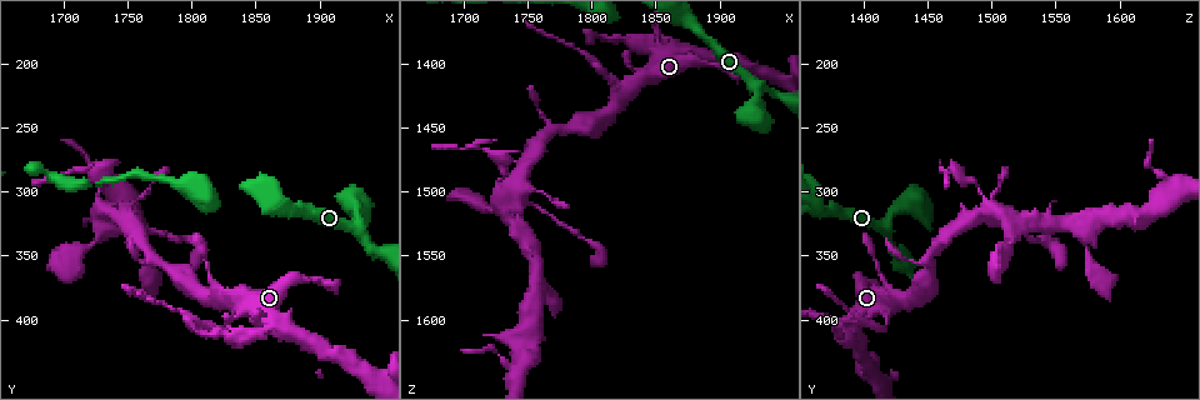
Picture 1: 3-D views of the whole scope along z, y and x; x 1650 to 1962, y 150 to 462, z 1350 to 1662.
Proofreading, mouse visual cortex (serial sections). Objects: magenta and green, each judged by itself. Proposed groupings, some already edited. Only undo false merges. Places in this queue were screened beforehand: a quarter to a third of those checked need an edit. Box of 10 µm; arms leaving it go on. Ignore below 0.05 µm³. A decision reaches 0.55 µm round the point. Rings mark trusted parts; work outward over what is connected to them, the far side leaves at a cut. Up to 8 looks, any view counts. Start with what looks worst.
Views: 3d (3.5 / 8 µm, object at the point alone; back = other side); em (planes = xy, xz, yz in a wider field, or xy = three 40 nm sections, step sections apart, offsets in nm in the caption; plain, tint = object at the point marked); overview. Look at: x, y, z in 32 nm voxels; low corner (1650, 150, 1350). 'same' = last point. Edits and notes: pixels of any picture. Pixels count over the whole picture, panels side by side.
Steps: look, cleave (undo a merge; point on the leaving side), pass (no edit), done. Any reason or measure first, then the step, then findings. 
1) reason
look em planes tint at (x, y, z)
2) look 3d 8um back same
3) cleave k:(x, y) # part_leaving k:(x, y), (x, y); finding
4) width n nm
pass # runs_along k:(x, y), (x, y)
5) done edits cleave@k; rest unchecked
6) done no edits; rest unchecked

side arm on a straight run
look 3d 3.5um back at (1828, 382, 1424)

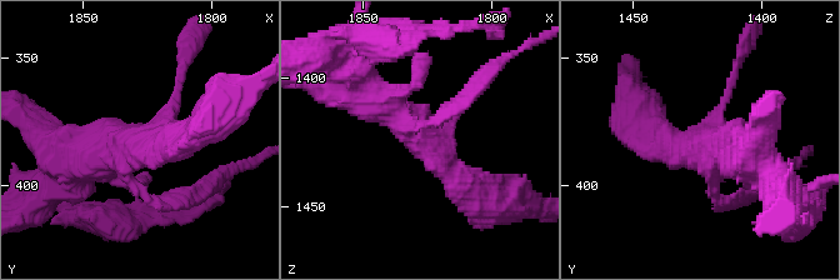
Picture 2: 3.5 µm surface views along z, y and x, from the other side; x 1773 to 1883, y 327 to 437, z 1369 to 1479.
look em xy step 3 tint at (1827, 384, 1423)

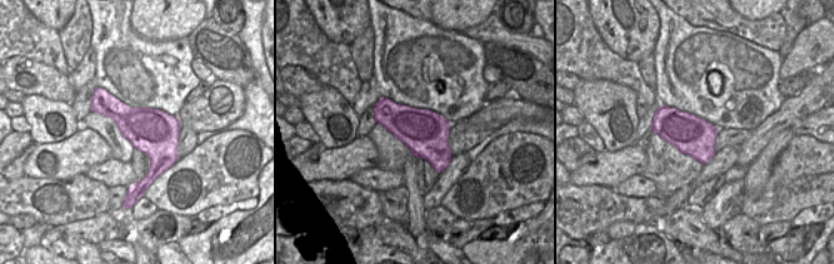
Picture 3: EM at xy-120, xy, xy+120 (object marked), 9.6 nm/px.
pass # runs_along 2:(355, 93), (398, 118), (485, 195); one cell here

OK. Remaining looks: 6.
a narrow waist
look 3d 8um at (1732, 298, 1490)

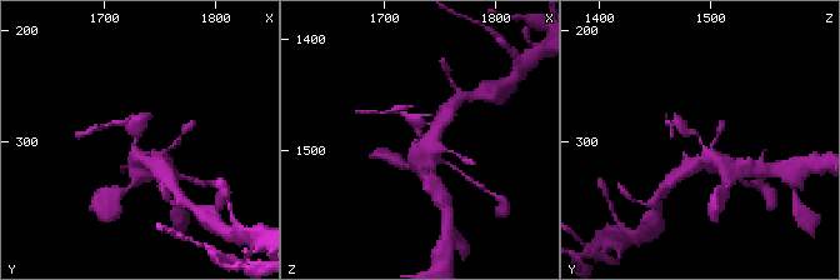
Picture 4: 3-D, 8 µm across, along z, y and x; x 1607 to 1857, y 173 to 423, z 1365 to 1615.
need the tissue
look em planes tint same

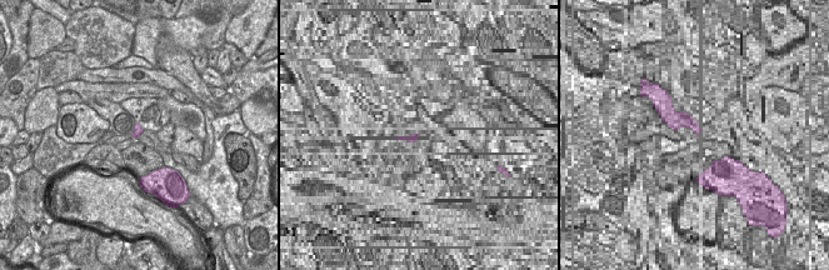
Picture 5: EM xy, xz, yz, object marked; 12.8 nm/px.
arm_widths 250, 450 nm
cleave 4:(418, 128) # part_leaving 4:(414, 141), (418, 125), (395, 111); two cells meet here

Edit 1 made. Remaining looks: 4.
redraw
look overview

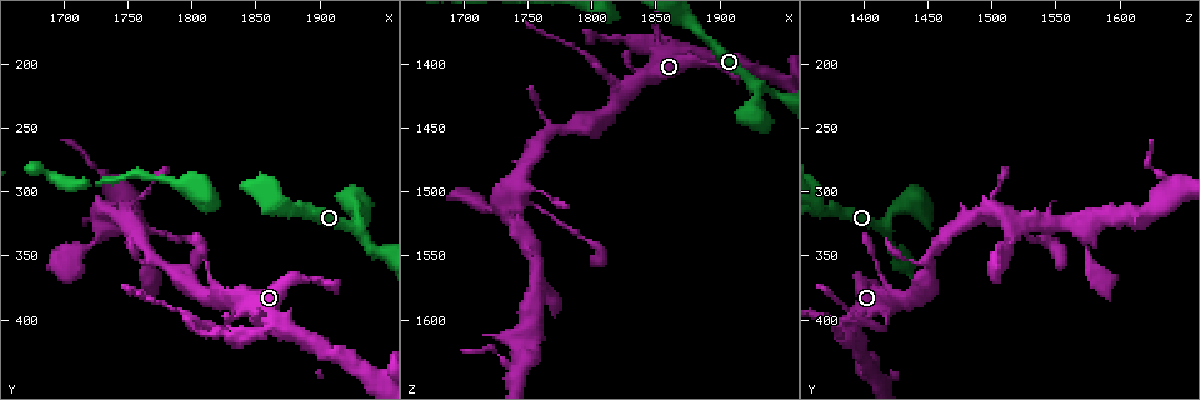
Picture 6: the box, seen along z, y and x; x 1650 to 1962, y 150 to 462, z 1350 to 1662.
sharp bend
look 3d 3.5um at (1858, 406, 1382)

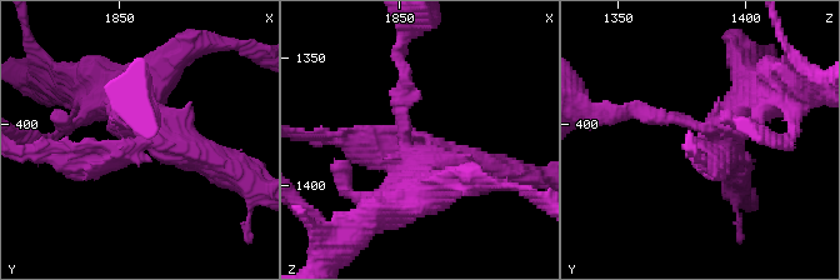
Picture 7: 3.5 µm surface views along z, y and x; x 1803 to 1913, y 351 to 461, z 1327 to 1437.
arms 3; arm_widths 300, 400, 500 nm
look em xy step 2 tint at (1860, 406, 1381)

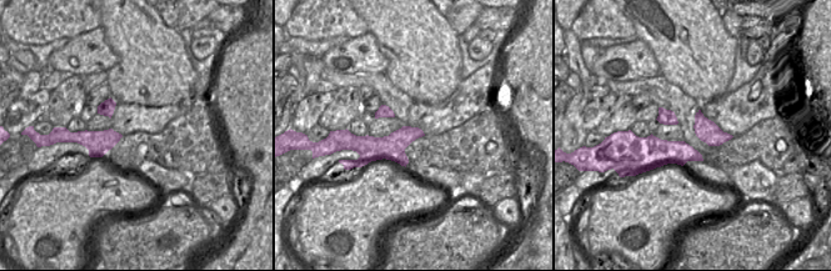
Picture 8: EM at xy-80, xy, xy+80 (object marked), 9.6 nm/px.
width 240 nm
pass # runs_along 7:(135, 93), (154, 139), (66, 158); continuous, no second cell

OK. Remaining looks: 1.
done edits cleave@4; rest unchecked

